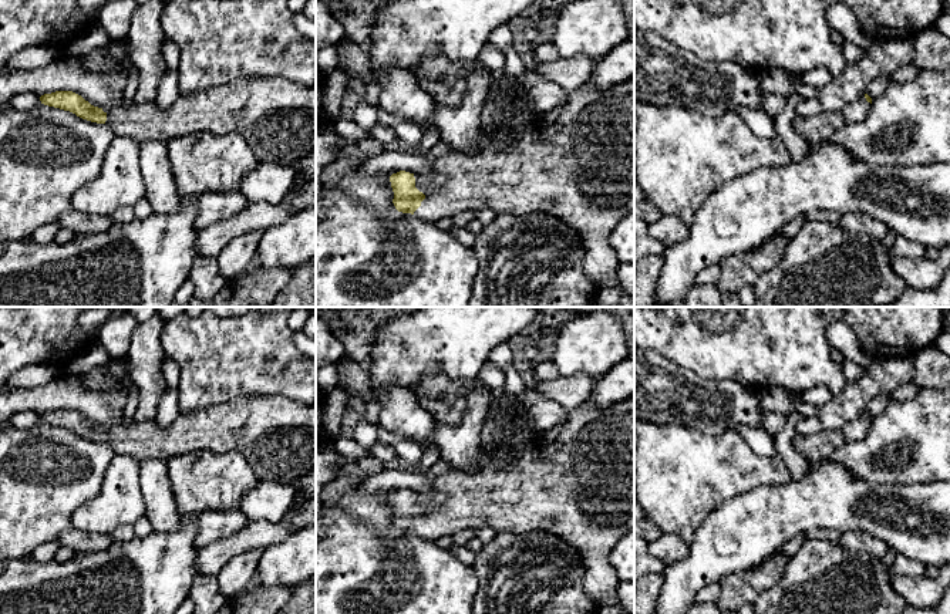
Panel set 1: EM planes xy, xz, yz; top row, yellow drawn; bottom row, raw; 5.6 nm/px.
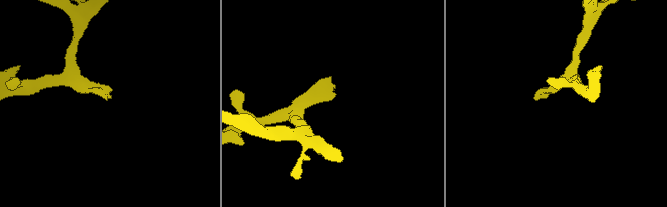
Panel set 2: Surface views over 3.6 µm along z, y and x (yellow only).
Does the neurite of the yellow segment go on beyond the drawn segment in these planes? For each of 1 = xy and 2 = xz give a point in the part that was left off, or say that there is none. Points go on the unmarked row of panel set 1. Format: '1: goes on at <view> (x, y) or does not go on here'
1: goes on at xy (276, 434)
2: goes on at xz (576, 481)

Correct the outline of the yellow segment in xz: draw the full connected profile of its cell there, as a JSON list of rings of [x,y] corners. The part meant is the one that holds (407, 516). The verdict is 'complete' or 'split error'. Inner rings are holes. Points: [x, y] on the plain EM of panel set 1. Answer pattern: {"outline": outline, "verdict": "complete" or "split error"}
{"outline": [[[634,394],[599,408],[592,401],[569,411],[566,421],[545,432],[538,432],[528,446],[502,466],[499,458],[488,460],[478,472],[451,469],[437,476],[425,492],[400,489],[390,495],[393,522],[398,530],[422,539],[438,540],[464,529],[484,524],[495,530],[529,533],[542,530],[559,536],[579,551],[585,567],[583,590],[599,608],[617,603],[620,580],[609,560],[614,544],[634,529]]], "verdict": "split error"}

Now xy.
{"outline": [[[246,395],[232,402],[198,408],[193,412],[179,414],[165,428],[156,419],[119,422],[102,428],[73,409],[44,412],[40,419],[44,424],[70,429],[82,438],[104,442],[115,455],[132,456],[137,460],[166,462],[172,456],[199,451],[239,452],[259,480],[293,486],[299,486],[316,465],[316,404],[306,404],[286,395]]], "verdict": "split error"}

